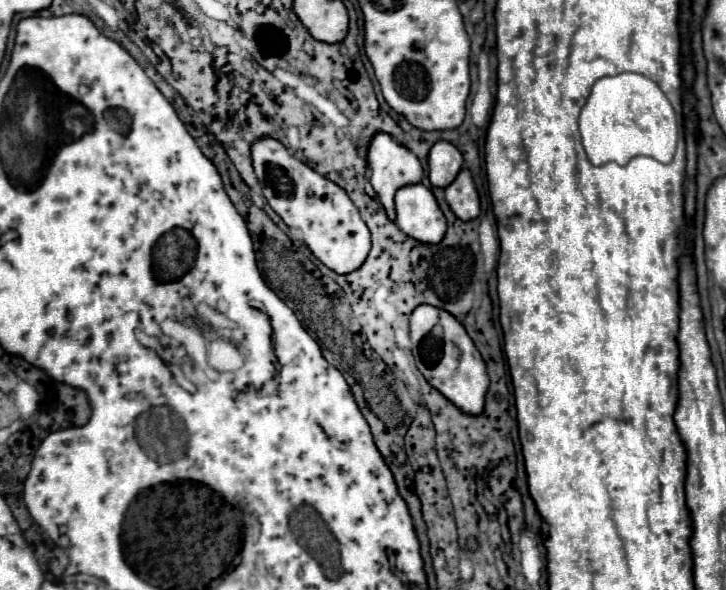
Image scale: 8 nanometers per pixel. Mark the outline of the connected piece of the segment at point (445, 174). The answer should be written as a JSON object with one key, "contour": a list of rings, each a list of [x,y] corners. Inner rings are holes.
{"contour":[[[435,142],[429,150],[429,180],[433,186],[449,186],[463,168],[463,156],[451,142]]]}

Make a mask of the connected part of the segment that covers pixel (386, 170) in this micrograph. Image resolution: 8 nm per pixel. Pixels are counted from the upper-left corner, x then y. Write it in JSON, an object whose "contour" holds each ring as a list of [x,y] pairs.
{"contour":[[[377,132],[373,138],[371,138],[371,144],[369,144],[369,150],[367,150],[367,164],[369,164],[369,170],[371,170],[371,184],[381,200],[381,204],[385,206],[387,210],[387,216],[391,220],[395,220],[395,206],[393,206],[393,196],[395,192],[401,188],[401,186],[407,186],[407,184],[417,184],[421,182],[421,176],[423,176],[423,168],[421,168],[421,162],[419,158],[409,150],[405,148],[403,144],[399,144],[397,140],[393,140],[393,136],[385,134],[385,132]]]}

